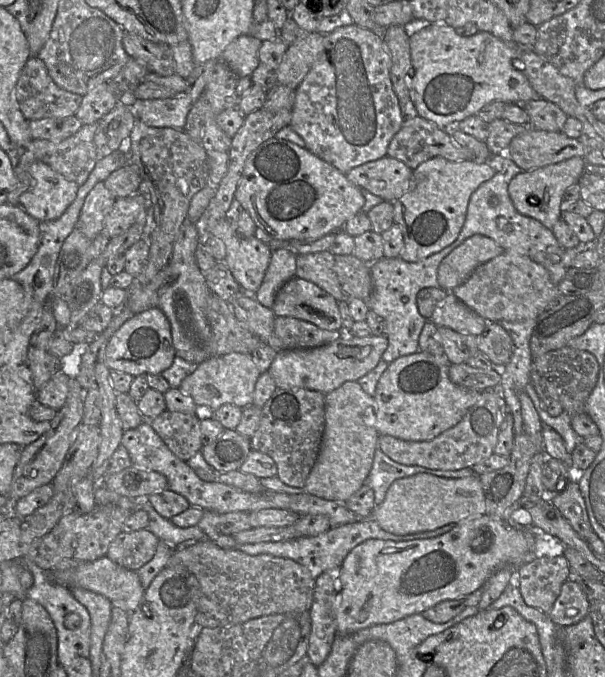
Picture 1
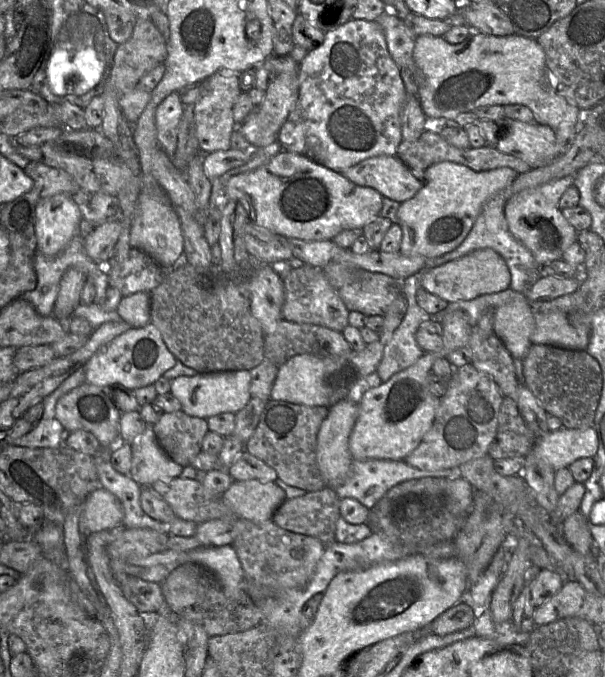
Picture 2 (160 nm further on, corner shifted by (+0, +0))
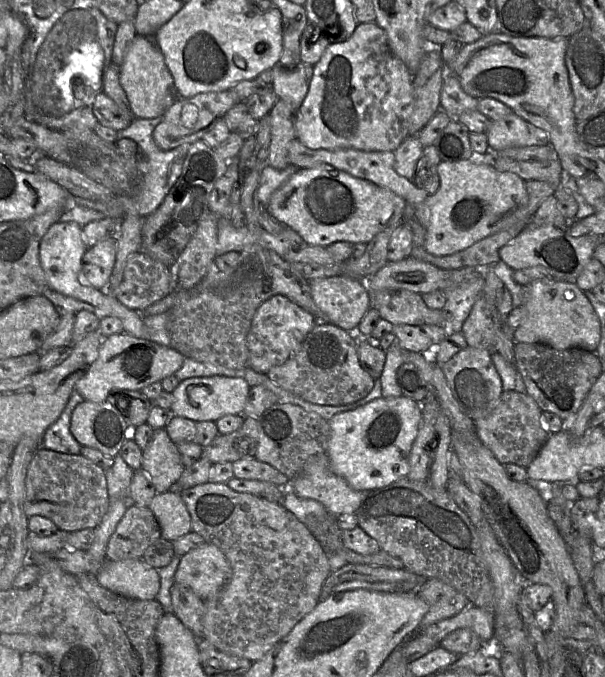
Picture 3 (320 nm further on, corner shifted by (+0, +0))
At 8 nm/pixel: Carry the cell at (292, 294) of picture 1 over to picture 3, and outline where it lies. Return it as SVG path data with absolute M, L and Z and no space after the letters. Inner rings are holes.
M347 276L308 280L312 298L326 322L354 333L370 307L365 283Z

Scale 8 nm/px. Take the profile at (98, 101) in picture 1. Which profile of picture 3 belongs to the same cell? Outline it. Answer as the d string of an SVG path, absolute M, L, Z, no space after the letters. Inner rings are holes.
M104 91L96 96L93 114L101 125L117 132L127 129L137 119L130 109L122 109Z

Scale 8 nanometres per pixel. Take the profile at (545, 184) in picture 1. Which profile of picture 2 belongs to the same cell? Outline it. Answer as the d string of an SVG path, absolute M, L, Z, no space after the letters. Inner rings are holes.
M574 174L524 189L507 200L504 213L511 234L532 253L539 266L544 267L562 258L563 252L577 242L578 231L565 219L559 200L574 183Z

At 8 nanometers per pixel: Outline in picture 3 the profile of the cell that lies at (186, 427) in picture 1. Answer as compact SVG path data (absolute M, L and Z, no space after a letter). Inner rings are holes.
M171 416L164 429L174 444L193 442L205 447L219 435L214 421L194 421L178 416Z

